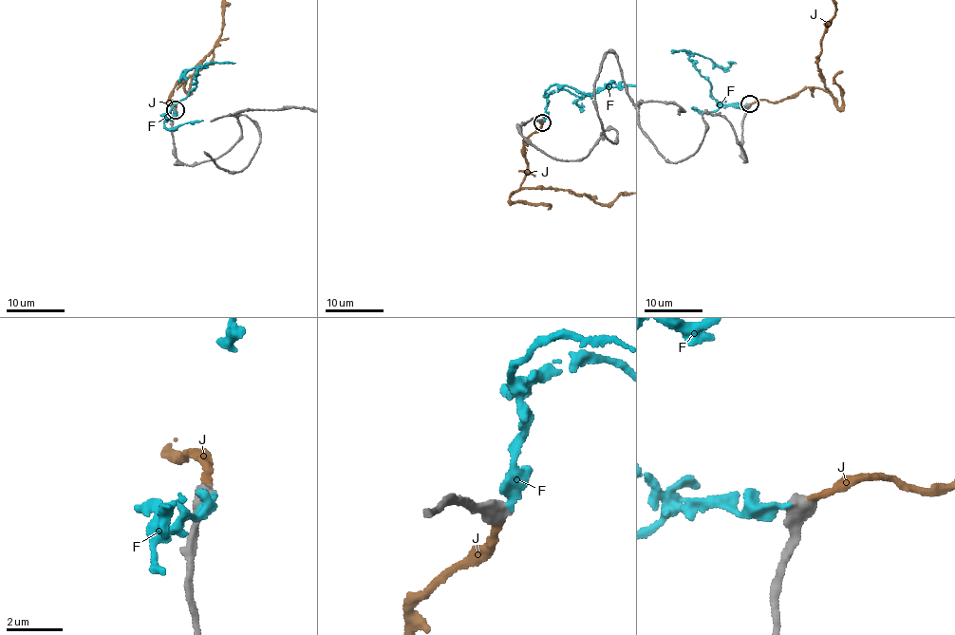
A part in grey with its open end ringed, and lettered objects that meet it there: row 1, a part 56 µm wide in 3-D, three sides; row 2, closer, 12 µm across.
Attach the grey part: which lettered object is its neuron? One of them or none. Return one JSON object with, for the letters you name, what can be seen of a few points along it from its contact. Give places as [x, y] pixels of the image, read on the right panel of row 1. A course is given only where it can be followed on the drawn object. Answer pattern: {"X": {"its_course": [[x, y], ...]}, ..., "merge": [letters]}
{"merge": ["J"]}

